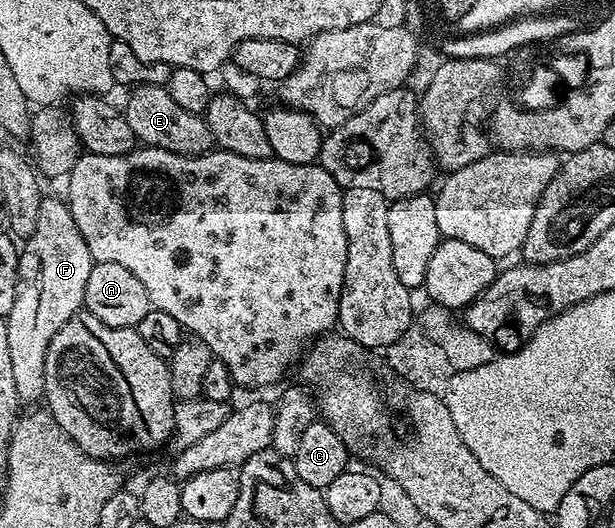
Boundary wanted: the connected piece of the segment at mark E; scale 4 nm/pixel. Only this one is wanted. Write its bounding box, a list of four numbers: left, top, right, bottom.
[125,85,213,155]

